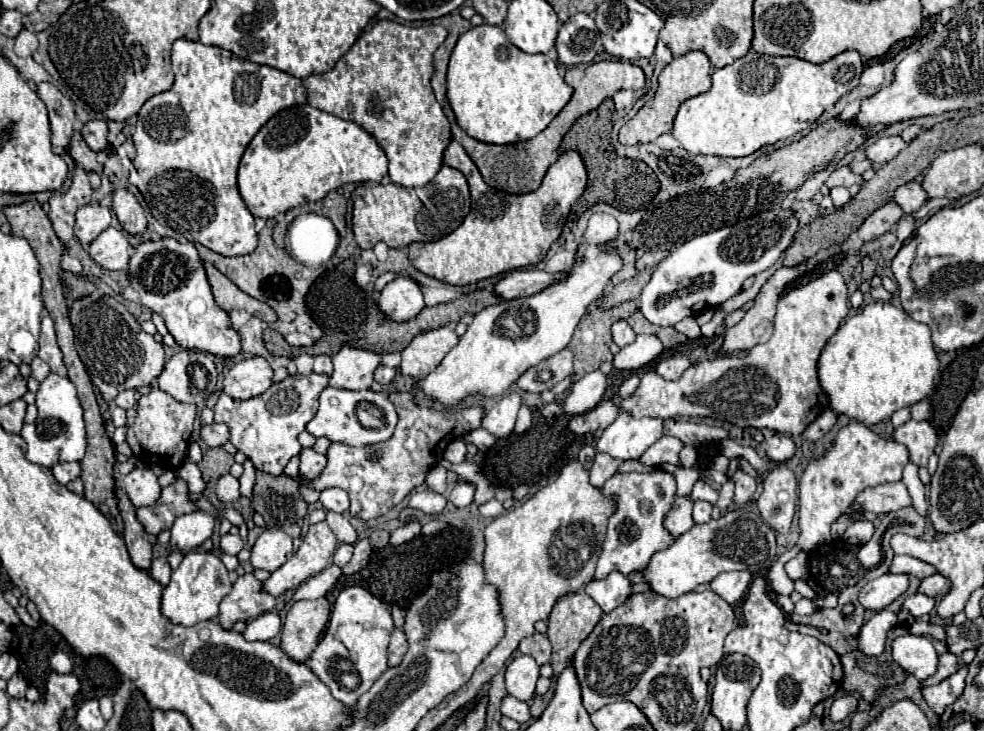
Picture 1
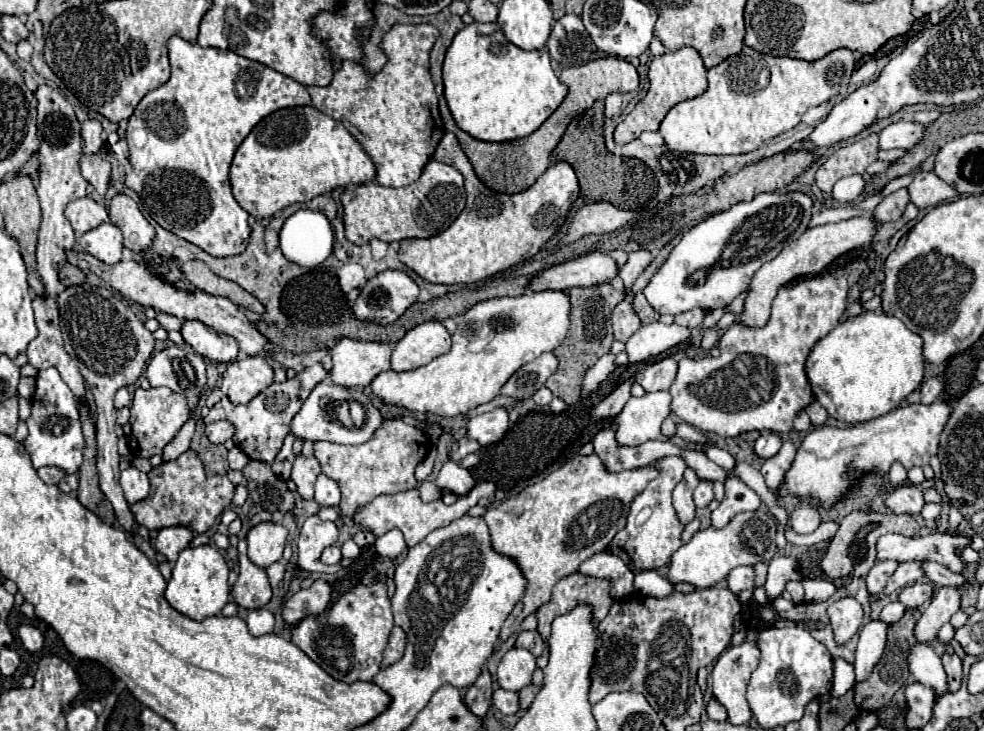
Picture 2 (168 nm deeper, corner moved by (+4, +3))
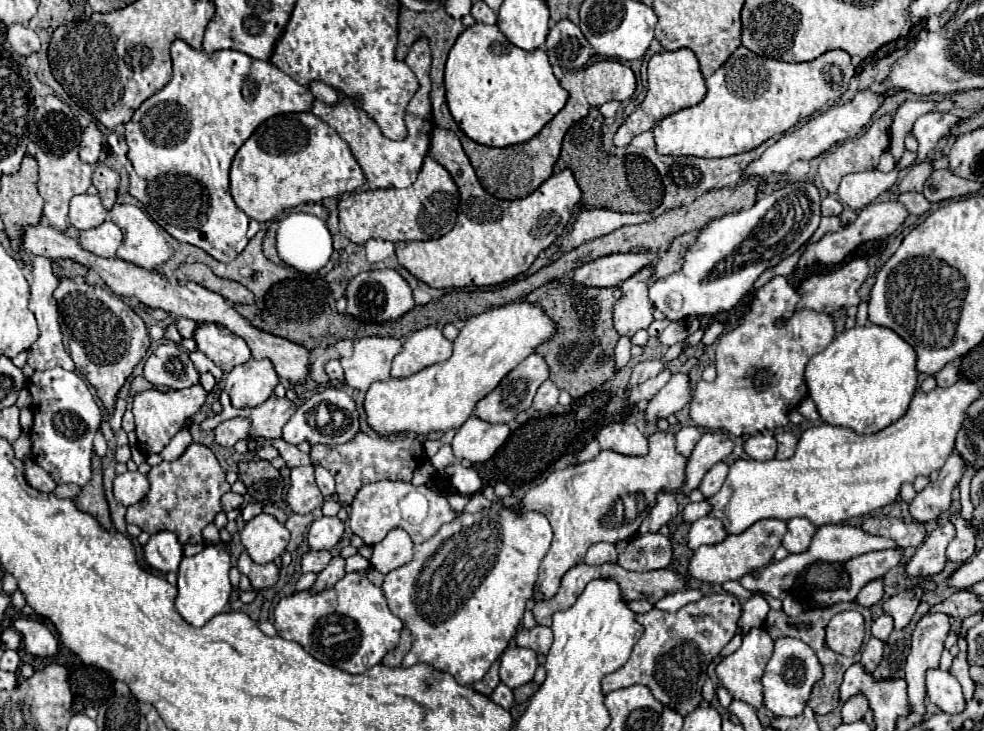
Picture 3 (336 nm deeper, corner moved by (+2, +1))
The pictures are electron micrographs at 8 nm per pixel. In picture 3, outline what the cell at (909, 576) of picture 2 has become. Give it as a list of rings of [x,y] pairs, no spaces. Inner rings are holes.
[[[947,523],[943,527],[937,527],[935,531],[931,531],[927,535],[927,539],[923,541],[923,545],[917,549],[917,553],[913,555],[913,559],[909,561],[907,575],[925,579],[925,577],[939,573],[945,567],[945,561],[947,561],[945,549],[953,537],[955,537],[953,523]]]

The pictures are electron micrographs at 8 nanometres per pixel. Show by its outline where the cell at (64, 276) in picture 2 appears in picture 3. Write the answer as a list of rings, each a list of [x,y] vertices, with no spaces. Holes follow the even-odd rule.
[[[57,259],[53,261],[53,273],[57,277],[85,277],[87,275],[87,267],[77,263],[77,261],[71,261],[71,259]]]

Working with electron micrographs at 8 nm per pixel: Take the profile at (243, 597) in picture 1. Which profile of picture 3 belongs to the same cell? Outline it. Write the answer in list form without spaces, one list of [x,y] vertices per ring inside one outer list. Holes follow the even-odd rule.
[[[249,559],[249,567],[253,567],[257,573],[251,573],[251,571],[245,571],[245,575],[253,581],[253,587],[259,591],[259,589],[267,589],[271,585],[277,583],[279,579],[279,569],[275,567],[275,563],[265,563],[265,565],[257,565]]]

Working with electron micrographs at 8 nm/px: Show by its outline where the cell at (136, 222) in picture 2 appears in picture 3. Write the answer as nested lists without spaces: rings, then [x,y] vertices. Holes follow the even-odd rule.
[[[115,205],[111,209],[113,223],[123,231],[123,243],[117,257],[143,269],[157,269],[173,257],[173,249],[163,237],[163,229],[135,205]]]

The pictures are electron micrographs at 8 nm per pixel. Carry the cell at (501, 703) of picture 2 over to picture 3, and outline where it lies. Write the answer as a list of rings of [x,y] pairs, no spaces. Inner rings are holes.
[[[499,683],[499,685],[493,689],[491,699],[493,699],[497,705],[501,705],[503,709],[511,709],[511,705],[513,705],[513,691],[511,691],[505,683]]]

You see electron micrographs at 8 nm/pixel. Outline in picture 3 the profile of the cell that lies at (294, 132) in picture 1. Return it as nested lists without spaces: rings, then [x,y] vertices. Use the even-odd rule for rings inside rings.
[[[283,113],[261,123],[255,133],[241,145],[231,163],[231,195],[237,207],[251,219],[265,223],[301,203],[317,203],[327,197],[353,193],[365,183],[365,175],[355,161],[349,145],[337,135],[333,127],[313,113]]]

